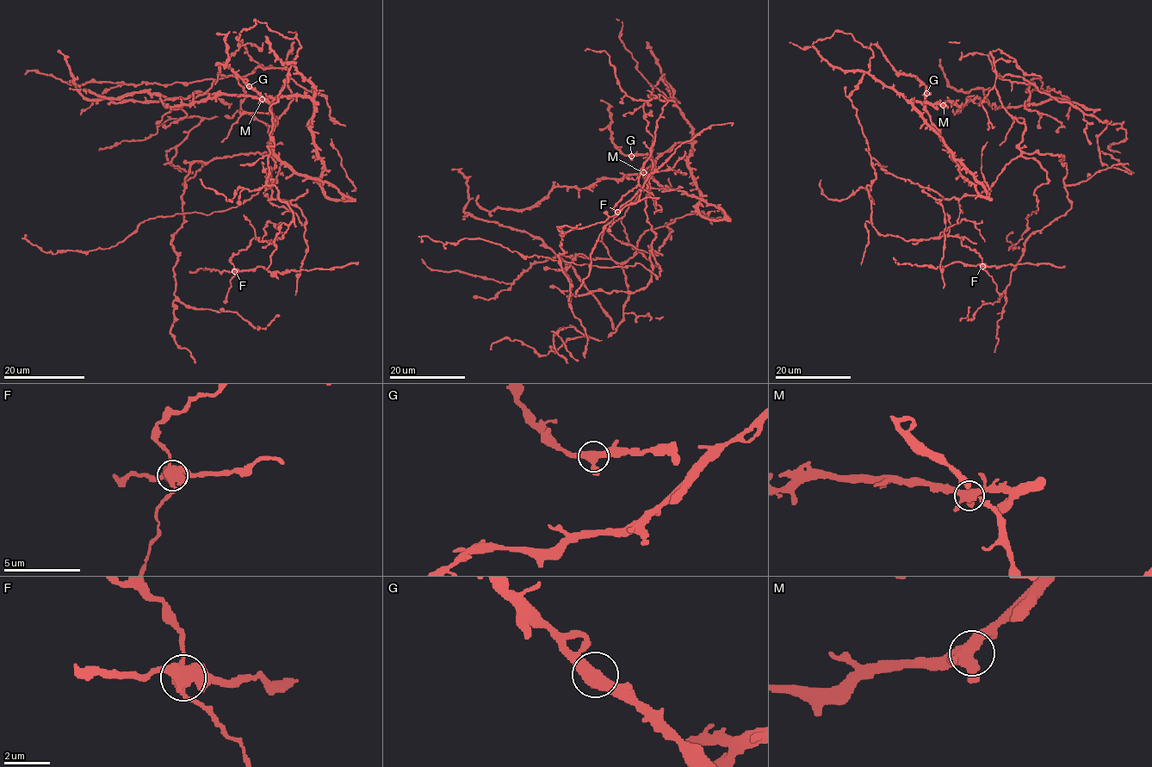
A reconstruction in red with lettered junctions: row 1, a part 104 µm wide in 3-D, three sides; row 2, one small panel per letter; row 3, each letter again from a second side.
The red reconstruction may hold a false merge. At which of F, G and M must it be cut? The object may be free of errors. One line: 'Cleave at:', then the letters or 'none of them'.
Cleave at: F

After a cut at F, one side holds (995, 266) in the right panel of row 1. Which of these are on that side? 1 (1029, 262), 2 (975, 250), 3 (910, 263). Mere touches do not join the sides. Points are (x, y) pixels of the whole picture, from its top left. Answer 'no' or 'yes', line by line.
1: yes
2: no
3: yes

